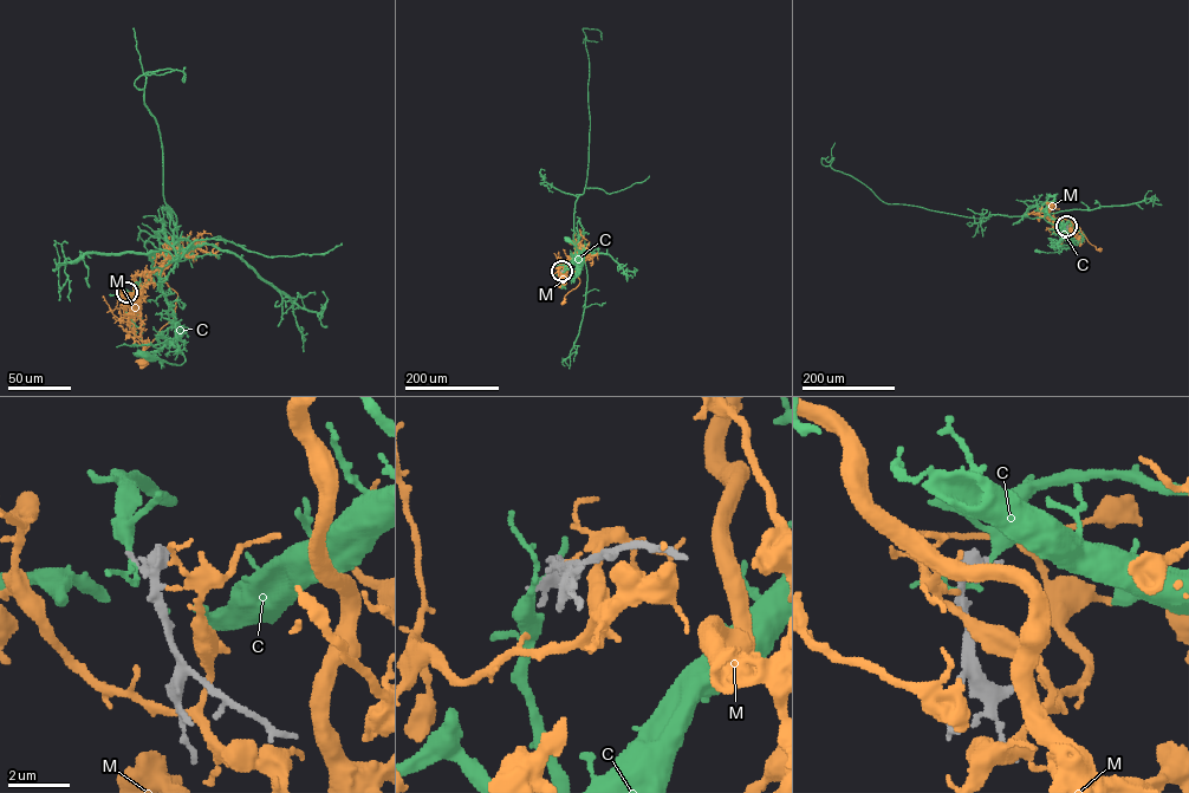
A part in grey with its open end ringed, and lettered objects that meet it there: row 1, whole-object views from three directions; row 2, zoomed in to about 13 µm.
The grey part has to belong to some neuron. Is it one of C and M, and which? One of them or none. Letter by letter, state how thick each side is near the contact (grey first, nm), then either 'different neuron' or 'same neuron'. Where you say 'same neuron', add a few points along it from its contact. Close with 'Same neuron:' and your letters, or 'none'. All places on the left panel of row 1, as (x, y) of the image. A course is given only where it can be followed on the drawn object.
C: calibres 320 and 190 nm; different neuron
M: calibres 280 and 140 nm; different neuron
Same neuron: none

